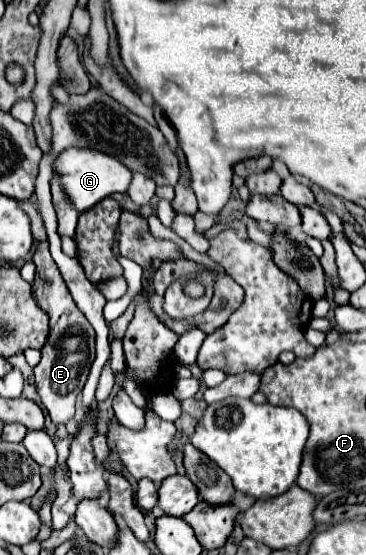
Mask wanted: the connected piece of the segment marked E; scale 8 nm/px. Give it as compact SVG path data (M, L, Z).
M37 244L33 254L37 276L33 284L35 302L37 306L47 312L49 316L49 338L47 346L41 348L41 362L33 368L35 370L35 386L41 396L43 406L49 410L49 416L55 424L67 424L75 416L75 398L81 392L89 366L95 360L95 330L87 322L85 314L77 308L71 298L71 292L49 254L49 244Z

